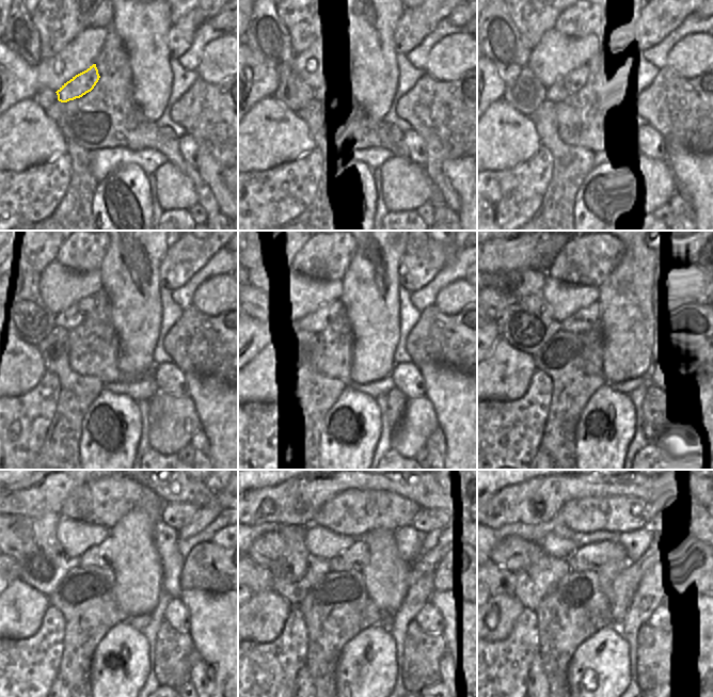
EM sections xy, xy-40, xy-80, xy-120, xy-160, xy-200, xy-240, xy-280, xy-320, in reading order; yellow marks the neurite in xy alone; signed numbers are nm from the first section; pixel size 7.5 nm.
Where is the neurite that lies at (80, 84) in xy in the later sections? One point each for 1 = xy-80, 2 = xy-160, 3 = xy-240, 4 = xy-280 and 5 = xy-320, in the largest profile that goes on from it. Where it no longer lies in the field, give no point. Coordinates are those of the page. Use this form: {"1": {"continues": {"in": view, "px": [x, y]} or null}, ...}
{"1": {"continues": {"in": "xy-80", "px": [575, 79]}}, "2": {"continues": {"in": "xy-160", "px": [328, 323]}}, "3": {"continues": {"in": "xy-240", "px": [105, 558]}}, "4": {"continues": {"in": "xy-280", "px": [351, 558]}}, "5": {"continues": {"in": "xy-320", "px": [591, 556]}}}

